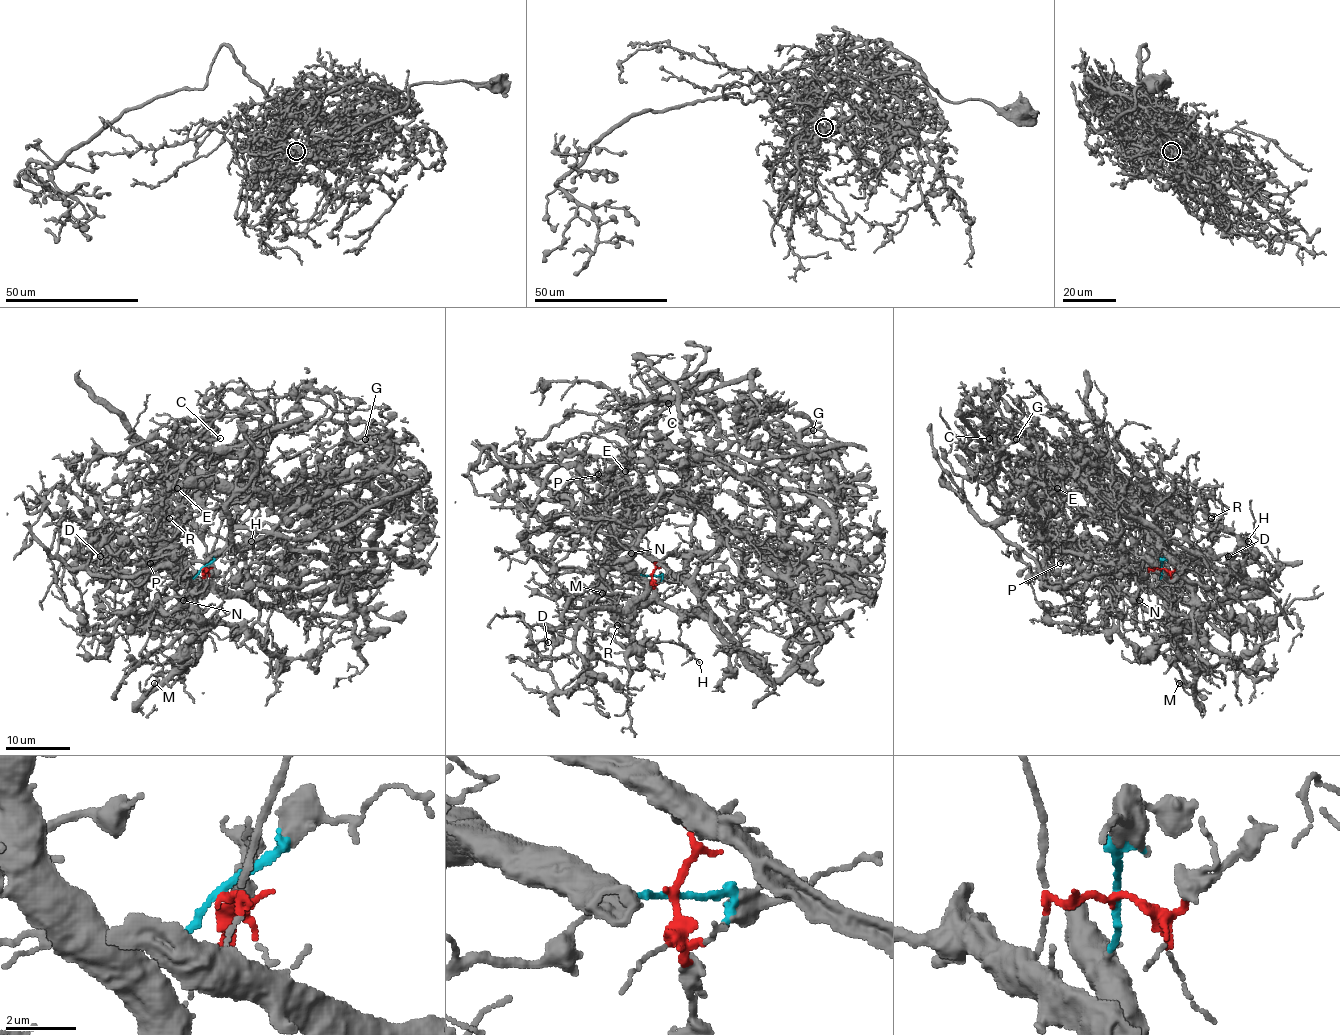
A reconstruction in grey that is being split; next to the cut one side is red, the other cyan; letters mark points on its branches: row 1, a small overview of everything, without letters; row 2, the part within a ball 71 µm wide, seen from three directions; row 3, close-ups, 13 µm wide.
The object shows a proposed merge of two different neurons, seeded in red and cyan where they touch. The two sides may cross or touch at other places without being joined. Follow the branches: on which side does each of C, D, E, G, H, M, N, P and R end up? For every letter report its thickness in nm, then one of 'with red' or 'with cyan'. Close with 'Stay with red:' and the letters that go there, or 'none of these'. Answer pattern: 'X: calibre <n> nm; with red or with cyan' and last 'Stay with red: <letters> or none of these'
C: calibre 220 nm; with red
D: calibre 160 nm; with cyan
E: calibre 100 nm; with red
G: calibre 140 nm; with red
H: calibre 80 nm; with cyan
M: calibre 130 nm; with cyan
N: calibre 280 nm; with cyan
P: calibre 110 nm; with red
R: calibre 110 nm; with cyan
Stay with red: C, E, G, P

